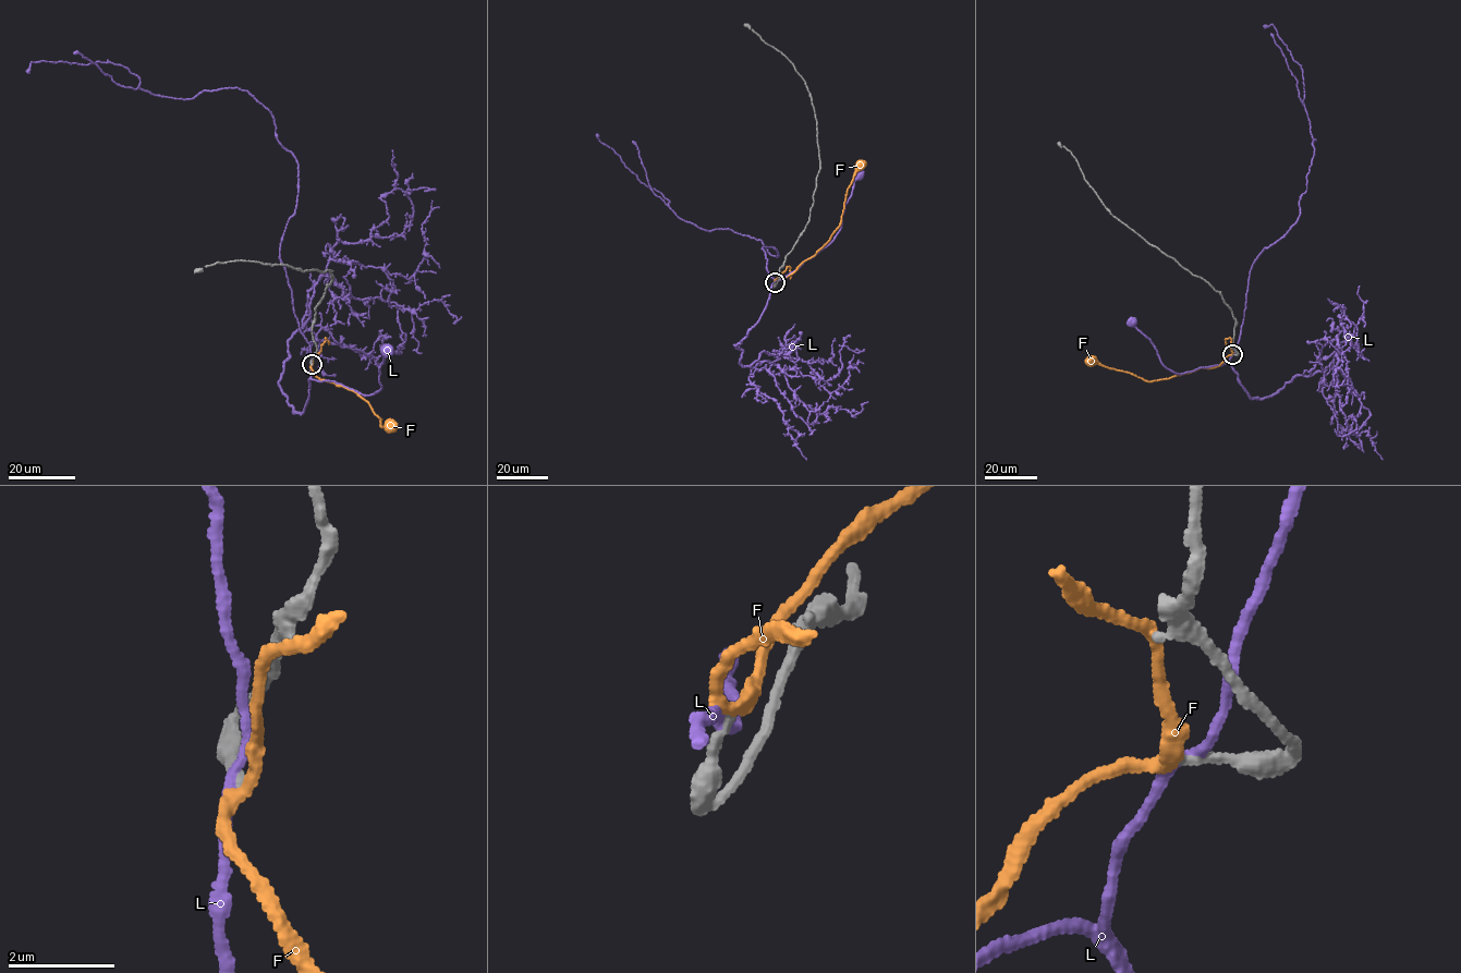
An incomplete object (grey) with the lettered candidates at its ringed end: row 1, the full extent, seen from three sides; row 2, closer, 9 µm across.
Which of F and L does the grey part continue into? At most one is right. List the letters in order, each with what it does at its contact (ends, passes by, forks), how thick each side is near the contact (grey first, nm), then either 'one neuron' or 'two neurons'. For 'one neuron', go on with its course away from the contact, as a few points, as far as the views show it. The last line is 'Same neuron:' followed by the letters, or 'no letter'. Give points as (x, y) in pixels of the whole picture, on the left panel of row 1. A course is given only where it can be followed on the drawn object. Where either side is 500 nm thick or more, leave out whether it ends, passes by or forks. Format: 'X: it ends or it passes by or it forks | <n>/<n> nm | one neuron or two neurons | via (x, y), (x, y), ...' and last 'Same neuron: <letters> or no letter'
F: it passes by | 160/240 nm | two neurons
L: it passes by | 240/170 nm | two neurons
Same neuron: no letter

